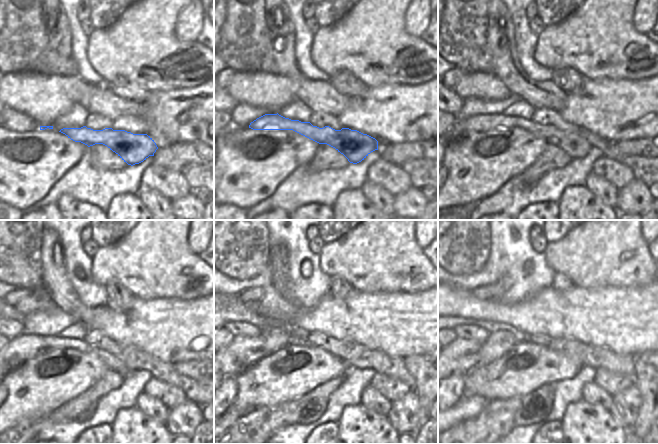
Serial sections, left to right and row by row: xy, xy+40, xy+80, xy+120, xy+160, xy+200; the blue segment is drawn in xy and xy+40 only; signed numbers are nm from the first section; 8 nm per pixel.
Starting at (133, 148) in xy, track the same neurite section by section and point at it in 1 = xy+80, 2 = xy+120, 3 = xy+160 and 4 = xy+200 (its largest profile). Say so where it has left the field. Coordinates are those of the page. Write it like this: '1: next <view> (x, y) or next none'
1: next xy+80 (574, 145)
2: next xy+120 (22, 348)
3: next xy+160 (243, 352)
4: next xy+200 (462, 355)

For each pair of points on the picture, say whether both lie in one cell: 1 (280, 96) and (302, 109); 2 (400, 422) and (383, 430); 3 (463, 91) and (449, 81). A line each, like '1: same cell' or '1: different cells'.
1: different cells
2: different cells
3: different cells

